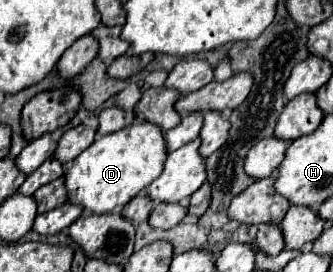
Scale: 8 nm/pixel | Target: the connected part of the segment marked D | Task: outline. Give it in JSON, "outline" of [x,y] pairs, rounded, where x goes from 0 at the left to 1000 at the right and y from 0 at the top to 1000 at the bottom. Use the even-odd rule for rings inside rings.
{"outline":[[[405,449],[393,463],[375,463],[369,478],[333,485],[321,500],[291,500],[285,522],[213,596],[213,610],[195,640],[195,676],[201,676],[201,706],[207,706],[201,735],[219,750],[243,750],[273,787],[351,779],[489,632],[495,581],[502,581],[495,500],[489,500],[483,471],[471,471],[471,456],[453,456],[453,449]]]}

